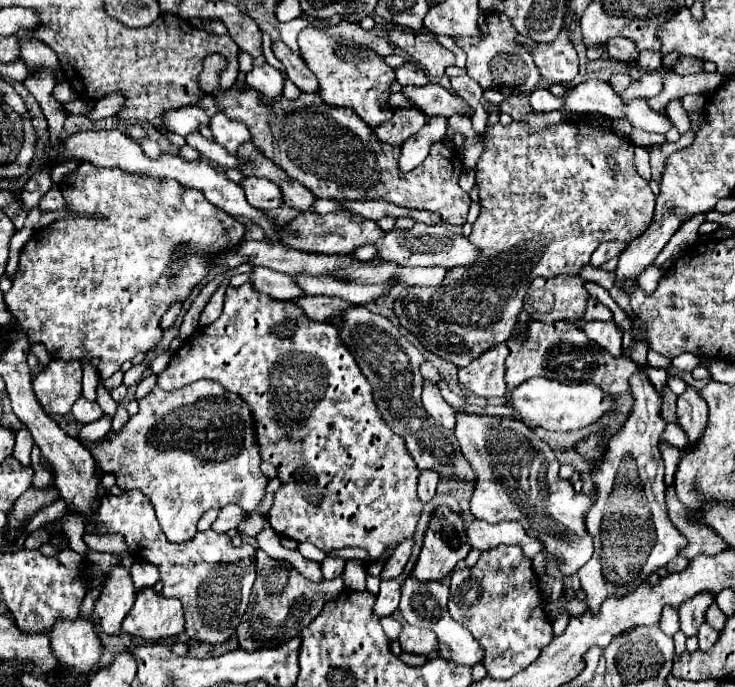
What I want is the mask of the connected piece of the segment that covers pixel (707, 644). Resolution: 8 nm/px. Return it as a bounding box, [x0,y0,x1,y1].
[697,623,719,651]

